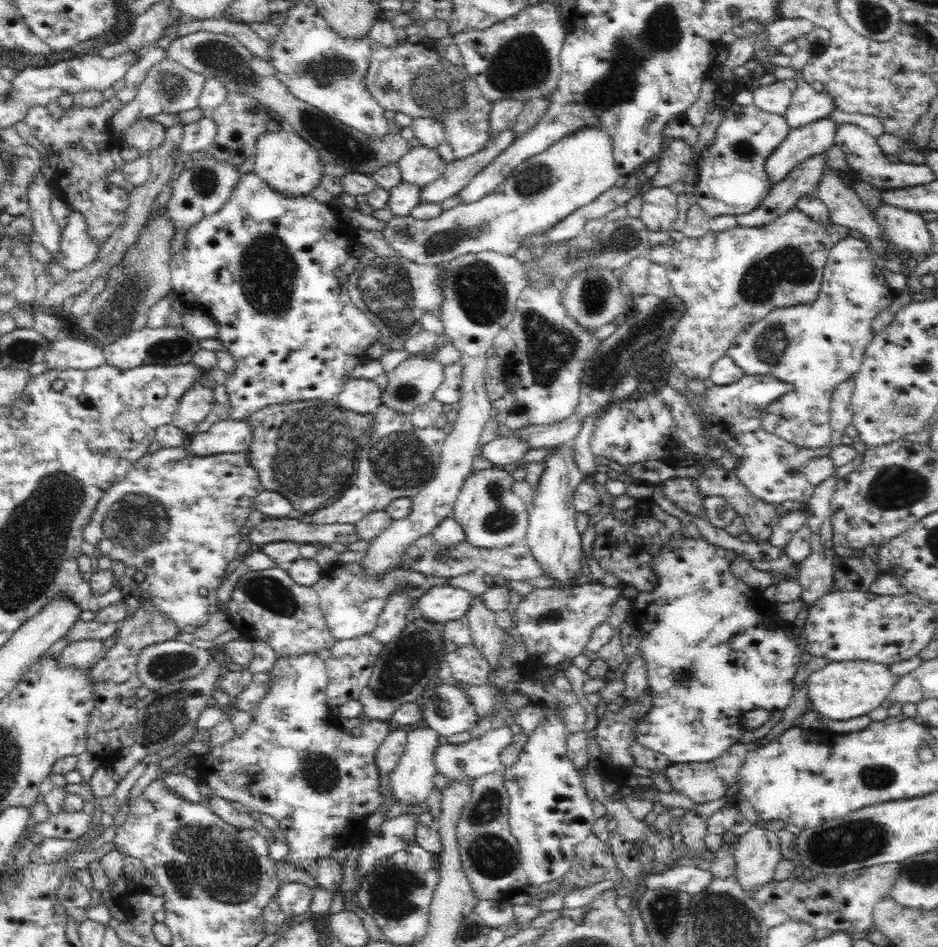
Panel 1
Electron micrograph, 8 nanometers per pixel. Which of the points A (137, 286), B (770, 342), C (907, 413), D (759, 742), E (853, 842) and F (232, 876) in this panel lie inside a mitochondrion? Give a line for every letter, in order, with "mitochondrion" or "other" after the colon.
A: mitochondrion
B: mitochondrion
C: mitochondrion
D: other
E: mitochondrion
F: mitochondrion

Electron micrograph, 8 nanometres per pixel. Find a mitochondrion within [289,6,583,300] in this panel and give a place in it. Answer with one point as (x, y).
(439, 91)

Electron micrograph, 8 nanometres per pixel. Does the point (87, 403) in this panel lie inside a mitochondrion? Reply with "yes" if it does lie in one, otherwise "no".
no

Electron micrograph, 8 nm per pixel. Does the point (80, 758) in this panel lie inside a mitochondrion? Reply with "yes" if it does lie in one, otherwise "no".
no

